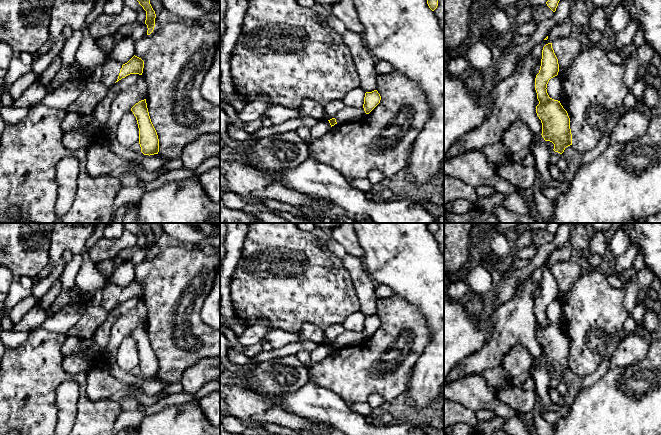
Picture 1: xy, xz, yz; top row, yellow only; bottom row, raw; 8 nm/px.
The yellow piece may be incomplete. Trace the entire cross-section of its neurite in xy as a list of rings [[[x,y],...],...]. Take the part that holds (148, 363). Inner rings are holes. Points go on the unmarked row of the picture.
[[[146,323],[139,325],[132,332],[139,352],[139,368],[144,379],[154,379],[159,376],[159,363],[151,346]]]

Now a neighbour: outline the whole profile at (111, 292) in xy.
[[[107,282],[102,291],[103,297],[101,306],[108,312],[114,309],[118,303],[121,292],[122,288],[118,285]]]

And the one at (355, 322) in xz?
[[[356,311],[348,316],[342,325],[345,330],[361,332],[364,328],[365,317],[361,311]]]

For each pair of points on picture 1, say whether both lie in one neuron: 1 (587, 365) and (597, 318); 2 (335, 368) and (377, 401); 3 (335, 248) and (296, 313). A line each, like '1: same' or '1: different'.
1: same
2: different
3: different

